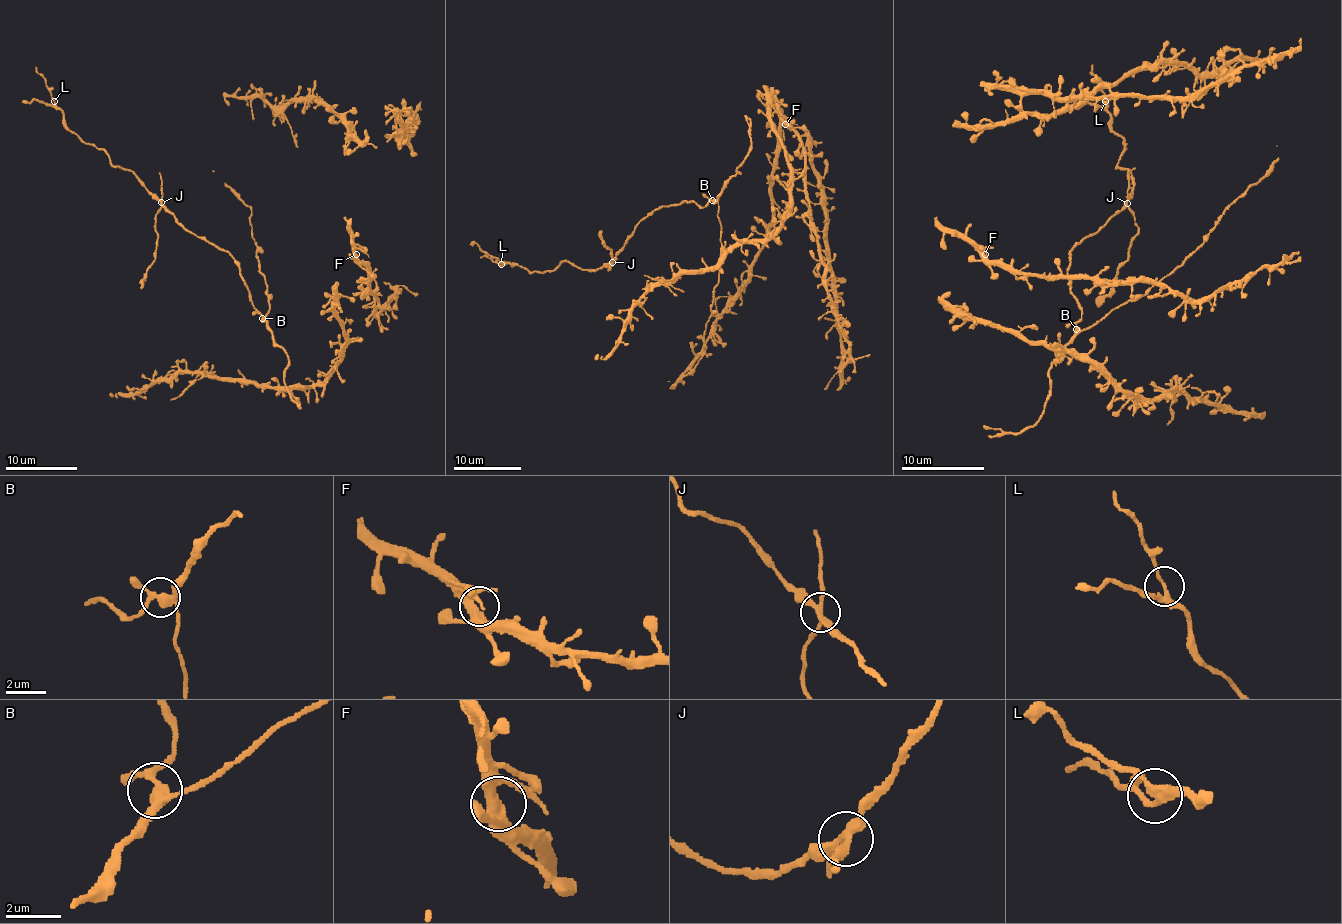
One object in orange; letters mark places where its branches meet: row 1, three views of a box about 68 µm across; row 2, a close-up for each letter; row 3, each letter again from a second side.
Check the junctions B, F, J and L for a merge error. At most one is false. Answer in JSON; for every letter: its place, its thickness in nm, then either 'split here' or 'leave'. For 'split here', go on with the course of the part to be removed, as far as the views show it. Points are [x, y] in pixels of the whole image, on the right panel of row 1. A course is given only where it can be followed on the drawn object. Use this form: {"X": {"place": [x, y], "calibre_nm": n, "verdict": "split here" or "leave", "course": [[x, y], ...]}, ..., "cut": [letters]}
{"B": {"place": [1076, 329], "calibre_nm": 320, "verdict": "leave"}, "F": {"place": [985, 254], "calibre_nm": 400, "verdict": "leave"}, "J": {"place": [1127, 203], "calibre_nm": 280, "verdict": "split here", "course": [[1127, 202], [1135, 219], [1137, 236], [1111, 286], [1111, 293], [1098, 307]]}, "L": {"place": [1105, 101], "calibre_nm": 240, "verdict": "leave"}, "cut": ["J"]}

